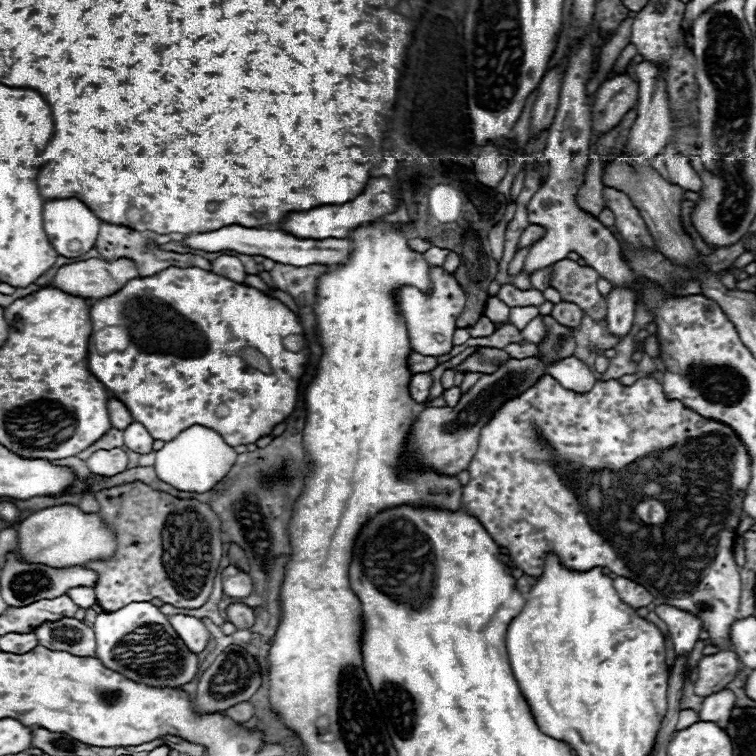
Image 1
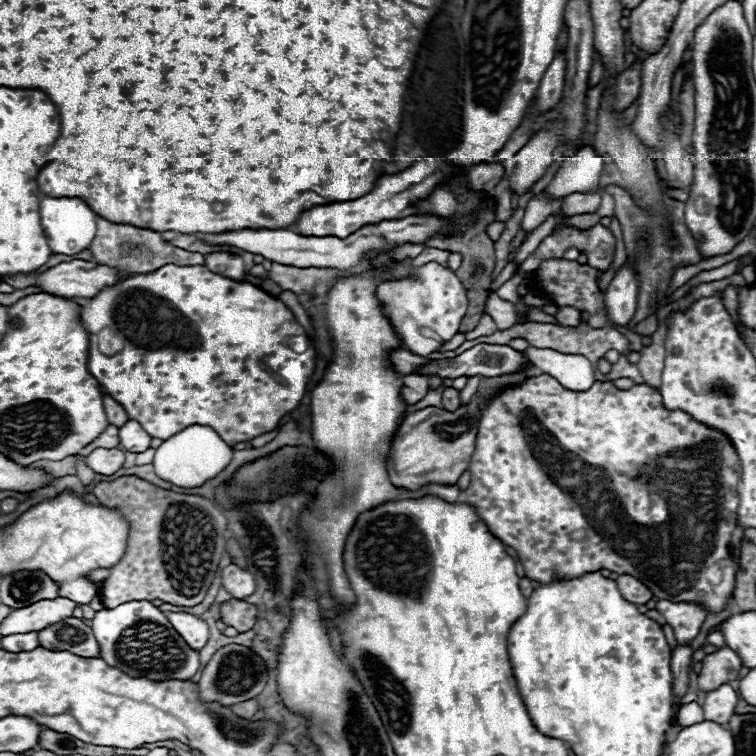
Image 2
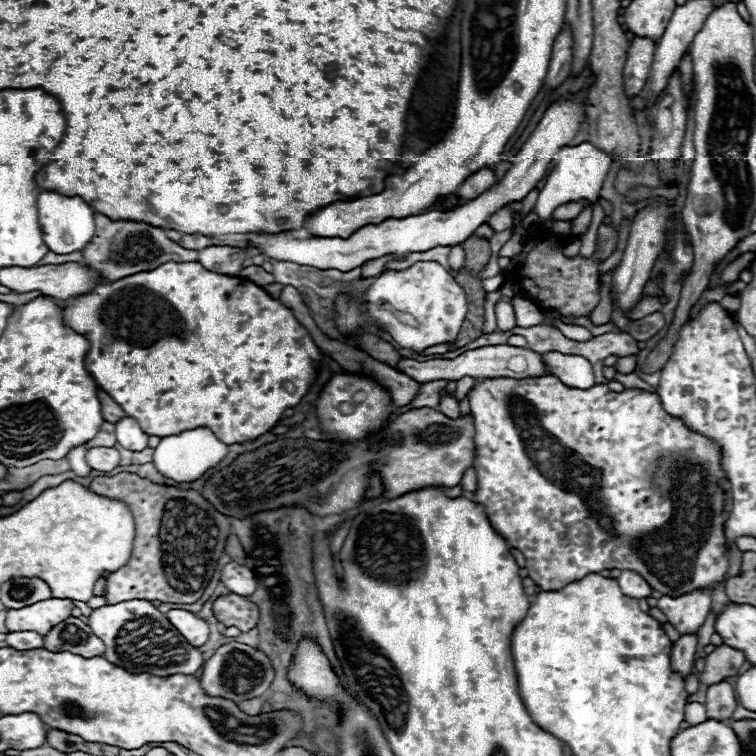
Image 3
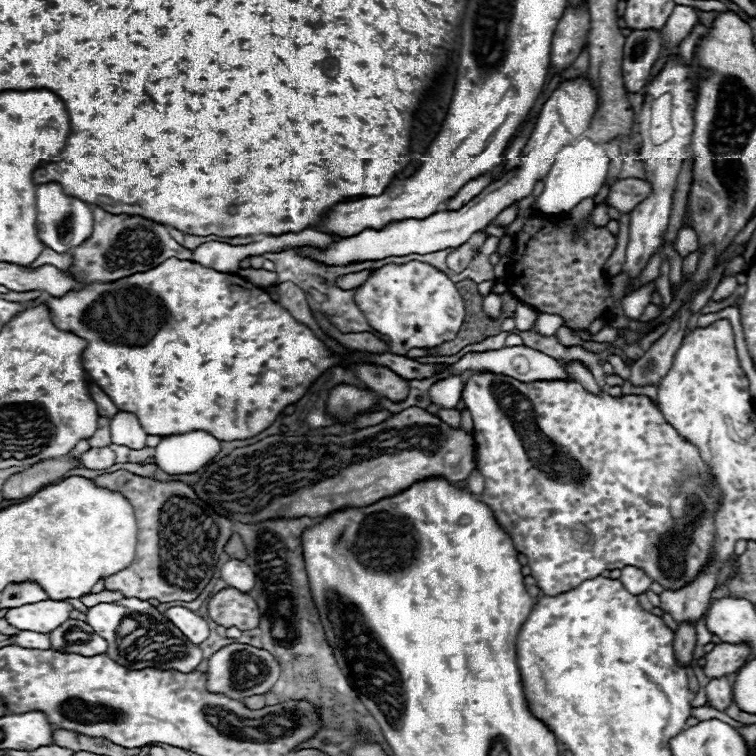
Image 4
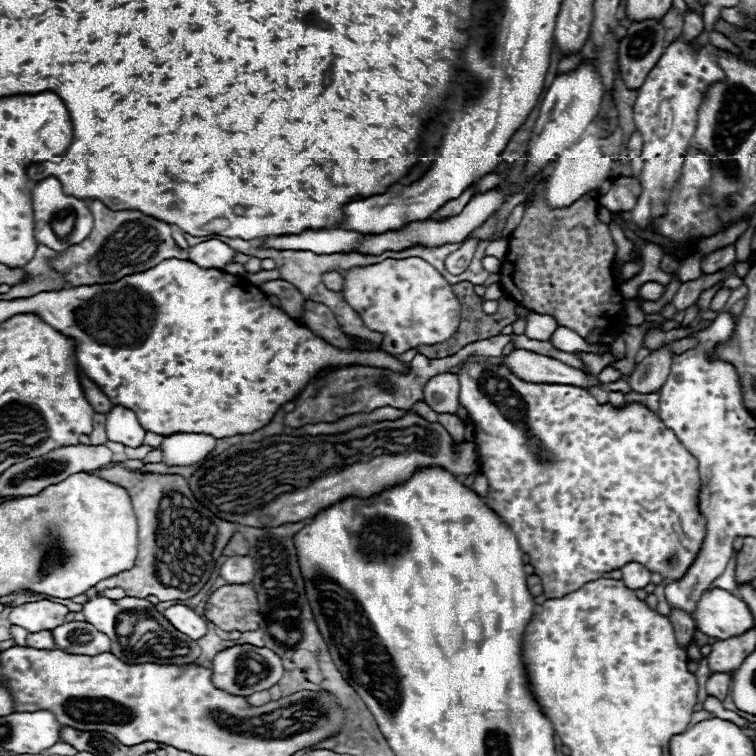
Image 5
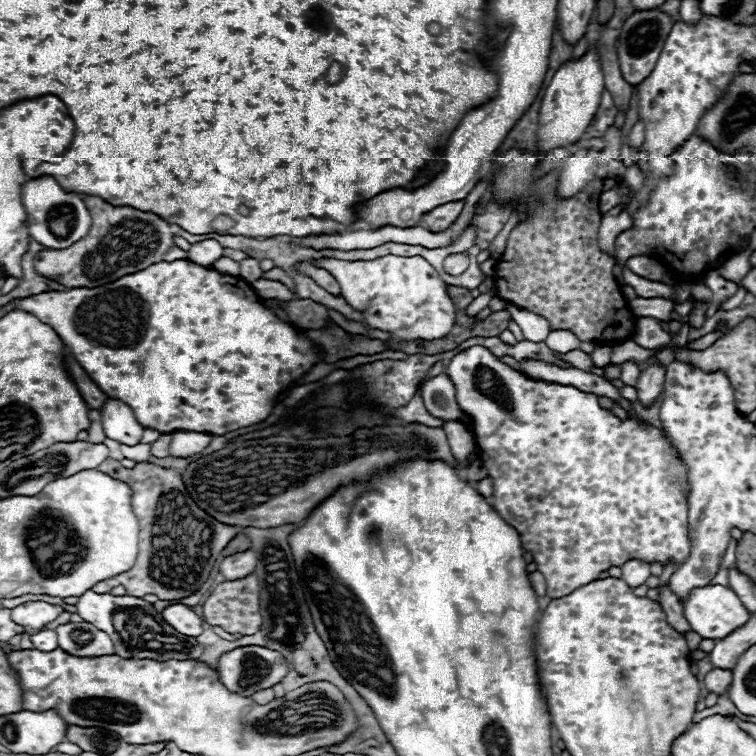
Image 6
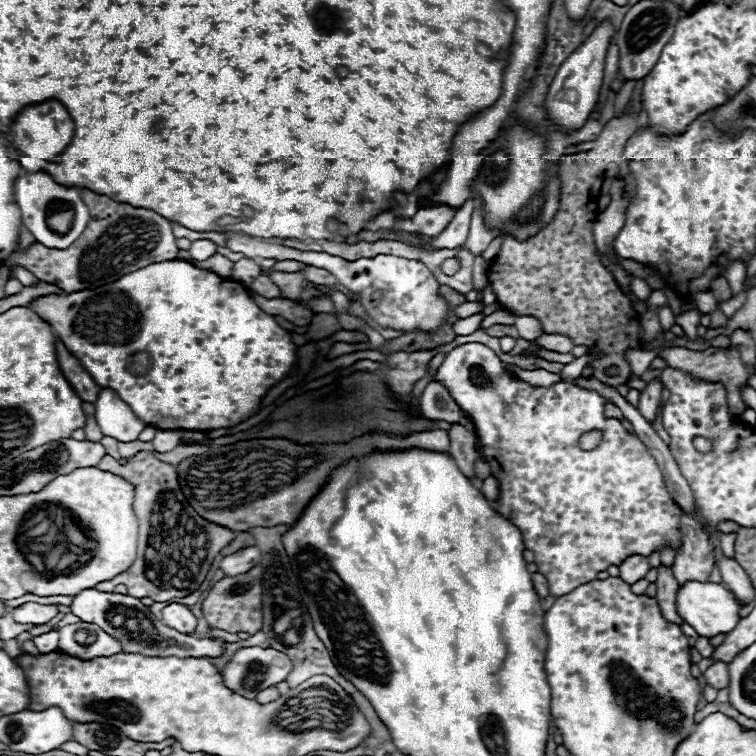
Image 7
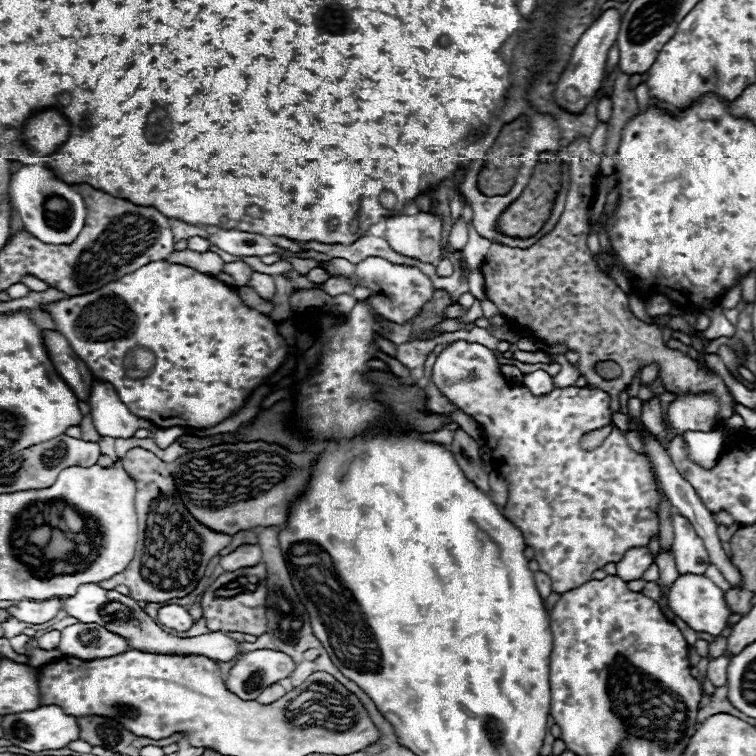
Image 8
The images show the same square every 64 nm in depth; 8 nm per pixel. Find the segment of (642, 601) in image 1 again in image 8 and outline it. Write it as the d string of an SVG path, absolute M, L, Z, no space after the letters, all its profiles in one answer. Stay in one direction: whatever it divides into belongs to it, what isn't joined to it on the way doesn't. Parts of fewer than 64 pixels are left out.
M632 548L624 558L616 564L616 576L620 576L624 582L638 580L652 564L652 554L648 548Z

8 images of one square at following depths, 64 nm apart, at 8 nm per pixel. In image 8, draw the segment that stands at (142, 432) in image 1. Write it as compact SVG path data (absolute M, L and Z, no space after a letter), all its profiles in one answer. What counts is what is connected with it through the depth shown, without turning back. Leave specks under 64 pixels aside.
M94 380L88 404L90 404L92 422L100 436L132 438L138 428L150 428L152 432L156 432L156 426L152 422L134 416L124 406L124 402L120 402L116 390L112 390L108 382Z

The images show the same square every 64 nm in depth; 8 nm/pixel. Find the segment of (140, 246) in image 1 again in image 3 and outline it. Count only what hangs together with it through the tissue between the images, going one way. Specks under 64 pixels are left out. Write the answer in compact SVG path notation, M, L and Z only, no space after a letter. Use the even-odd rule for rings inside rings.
M94 214L96 218L96 234L92 242L82 250L84 252L84 266L92 266L100 270L106 282L120 280L130 274L148 272L158 268L164 262L198 262L196 250L186 250L166 238L162 228L148 226L144 222L126 222L126 220L110 220L104 214ZM110 240L110 242L108 242Z

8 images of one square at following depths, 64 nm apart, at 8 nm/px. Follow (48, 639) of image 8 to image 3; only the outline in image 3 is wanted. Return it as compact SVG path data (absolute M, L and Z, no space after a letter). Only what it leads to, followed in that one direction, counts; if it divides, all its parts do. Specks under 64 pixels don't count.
M10 632L6 634L6 646L14 650L34 650L34 648L42 648L44 640L36 632Z

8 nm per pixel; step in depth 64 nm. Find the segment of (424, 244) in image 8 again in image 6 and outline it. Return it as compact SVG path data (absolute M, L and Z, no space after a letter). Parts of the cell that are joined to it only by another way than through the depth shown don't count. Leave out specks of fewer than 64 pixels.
M458 200L458 202L448 202L448 204L442 204L438 206L436 210L424 214L422 222L426 224L426 228L430 232L440 232L440 230L446 230L462 212L464 208L464 202L466 200Z

